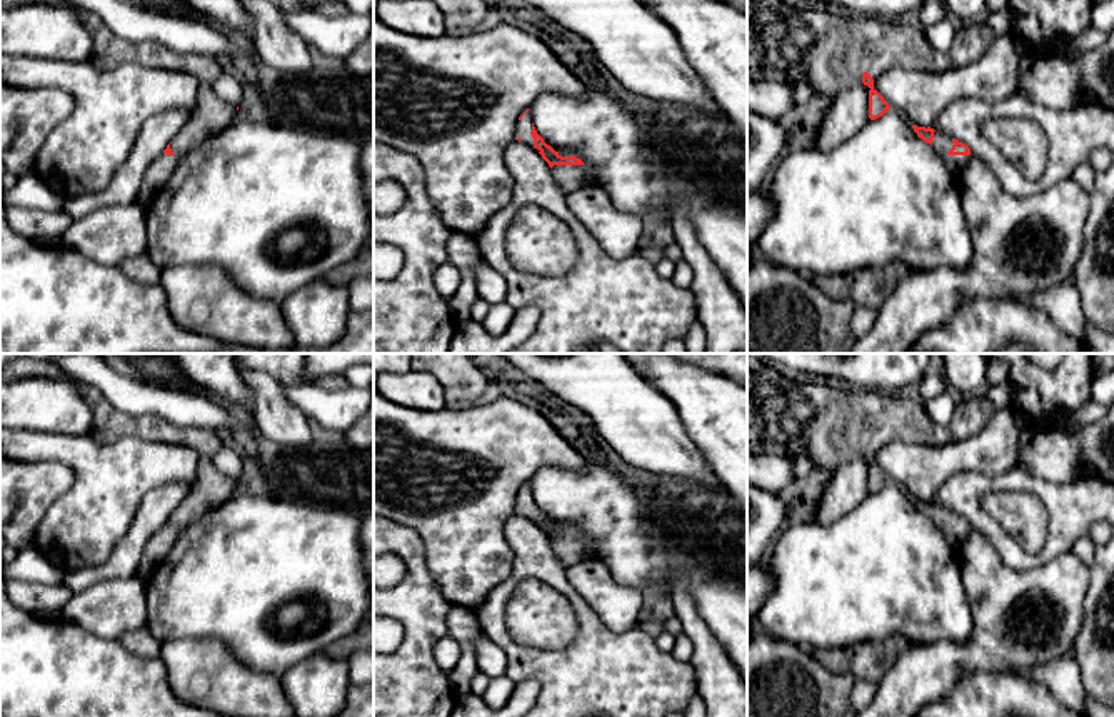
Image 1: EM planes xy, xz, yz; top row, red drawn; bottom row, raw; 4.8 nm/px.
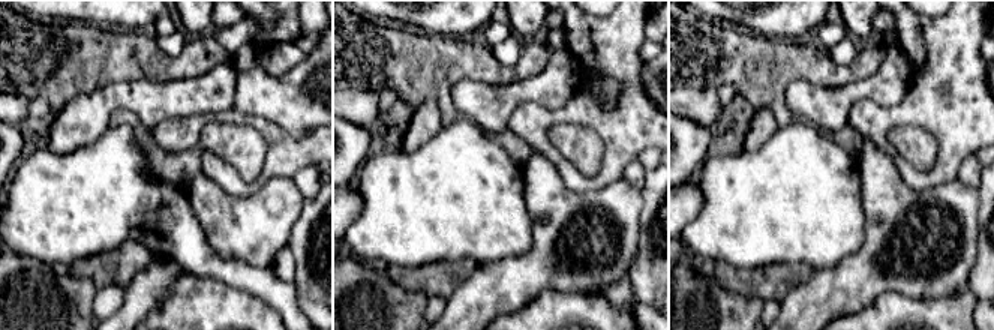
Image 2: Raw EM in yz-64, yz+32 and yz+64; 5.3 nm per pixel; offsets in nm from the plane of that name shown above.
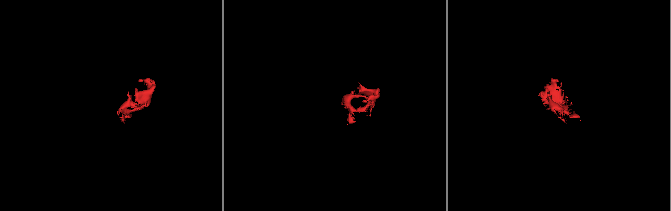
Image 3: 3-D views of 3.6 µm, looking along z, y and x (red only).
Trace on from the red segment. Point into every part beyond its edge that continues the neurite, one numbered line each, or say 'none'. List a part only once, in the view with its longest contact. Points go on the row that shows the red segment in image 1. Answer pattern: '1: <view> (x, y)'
1: xz (524, 125)
2: xz (569, 177)

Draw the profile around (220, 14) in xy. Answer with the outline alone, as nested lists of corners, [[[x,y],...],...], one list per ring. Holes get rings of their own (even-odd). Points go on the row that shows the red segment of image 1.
[[[178,0],[178,5],[213,28],[238,30],[248,42],[252,17],[240,0]]]

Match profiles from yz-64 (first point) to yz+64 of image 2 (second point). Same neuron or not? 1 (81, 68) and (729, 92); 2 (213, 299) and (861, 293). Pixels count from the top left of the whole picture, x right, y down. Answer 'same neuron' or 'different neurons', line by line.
1: different neurons
2: different neurons

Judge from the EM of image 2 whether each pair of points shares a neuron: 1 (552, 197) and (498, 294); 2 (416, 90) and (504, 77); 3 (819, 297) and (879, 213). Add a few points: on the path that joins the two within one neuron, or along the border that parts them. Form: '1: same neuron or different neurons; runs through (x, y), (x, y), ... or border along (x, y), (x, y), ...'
1: same neuron; runs through (552, 221), (550, 242), (522, 270)
2: same neuron; runs through (438, 69), (482, 69)
3: same neuron; runs through (841, 282), (877, 246), (877, 236)

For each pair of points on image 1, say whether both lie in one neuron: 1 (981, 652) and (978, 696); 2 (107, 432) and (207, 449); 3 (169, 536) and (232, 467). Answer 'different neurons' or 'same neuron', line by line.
1: different neurons
2: same neuron
3: different neurons

